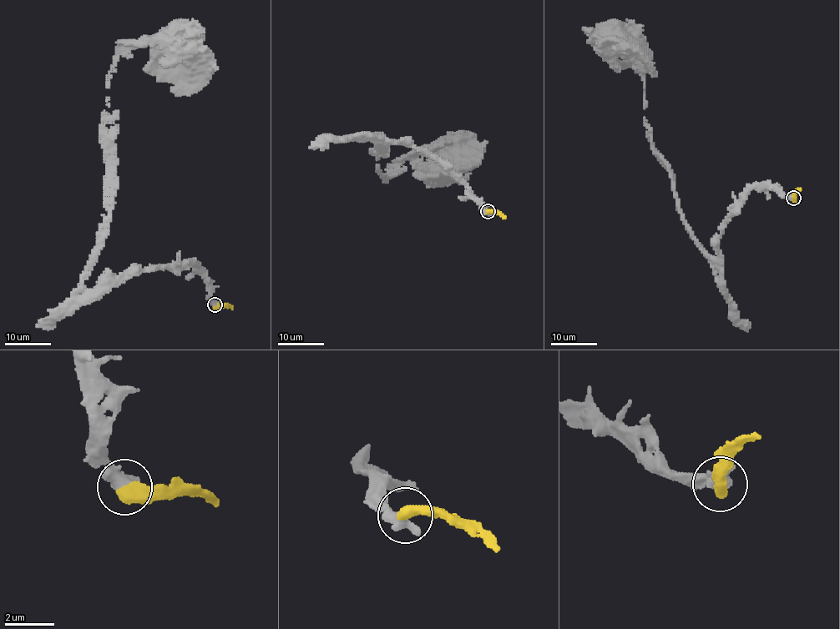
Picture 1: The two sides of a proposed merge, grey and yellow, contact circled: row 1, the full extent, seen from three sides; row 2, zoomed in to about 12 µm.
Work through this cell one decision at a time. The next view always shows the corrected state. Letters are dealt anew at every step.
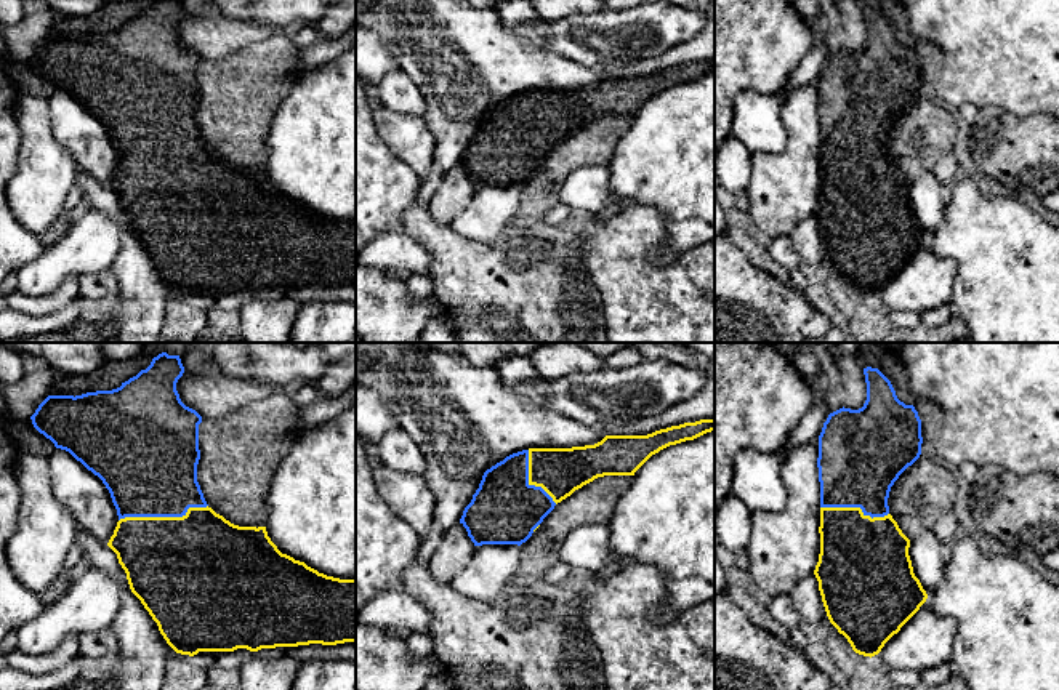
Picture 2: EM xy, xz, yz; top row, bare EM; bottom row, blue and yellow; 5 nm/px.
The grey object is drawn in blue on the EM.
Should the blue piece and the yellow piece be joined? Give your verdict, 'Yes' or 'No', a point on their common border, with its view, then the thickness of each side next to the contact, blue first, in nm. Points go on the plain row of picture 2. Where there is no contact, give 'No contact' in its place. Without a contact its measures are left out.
Yes. Touches blue at xy (162, 157). Thickness 480 nm (blue) against 480 nm

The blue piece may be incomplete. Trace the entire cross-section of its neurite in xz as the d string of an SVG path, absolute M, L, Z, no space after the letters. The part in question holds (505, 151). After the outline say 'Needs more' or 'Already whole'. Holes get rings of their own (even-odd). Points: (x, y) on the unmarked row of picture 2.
M713 61L572 90L529 90L487 110L460 165L474 187L525 184L558 144L604 117L634 117L660 91L715 72Z. Needs more

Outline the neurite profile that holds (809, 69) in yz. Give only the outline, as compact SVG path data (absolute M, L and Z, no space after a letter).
M806 19L806 21L814 32L814 48L799 62L799 66L788 75L785 82L788 91L796 91L811 83L812 80L819 78L823 64L830 56L827 38L819 34L817 19Z

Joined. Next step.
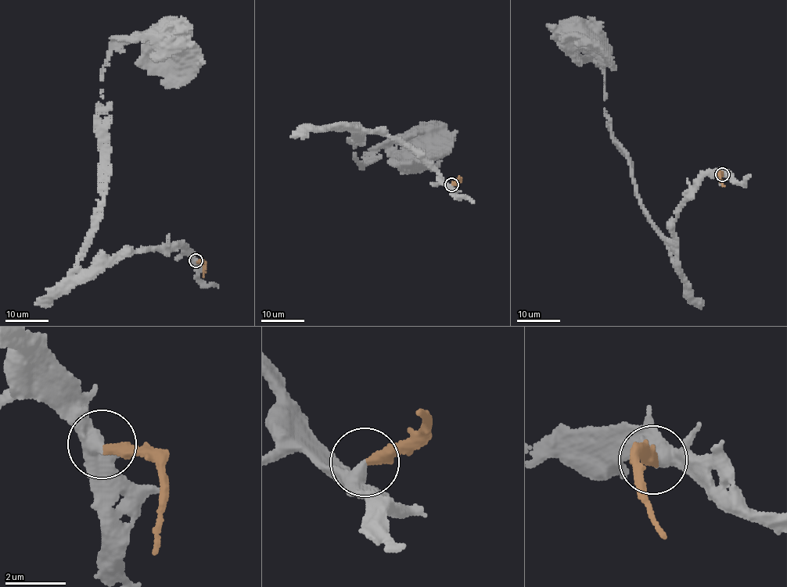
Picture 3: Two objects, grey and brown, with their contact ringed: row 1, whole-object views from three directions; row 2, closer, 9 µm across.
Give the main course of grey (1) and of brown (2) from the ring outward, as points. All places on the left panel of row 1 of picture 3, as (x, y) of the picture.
1: (196, 261), (182, 246), (114, 255), (88, 269), (77, 265), (102, 200), (101, 69), (120, 37), (174, 38)
2: (196, 261), (203, 263), (203, 276)

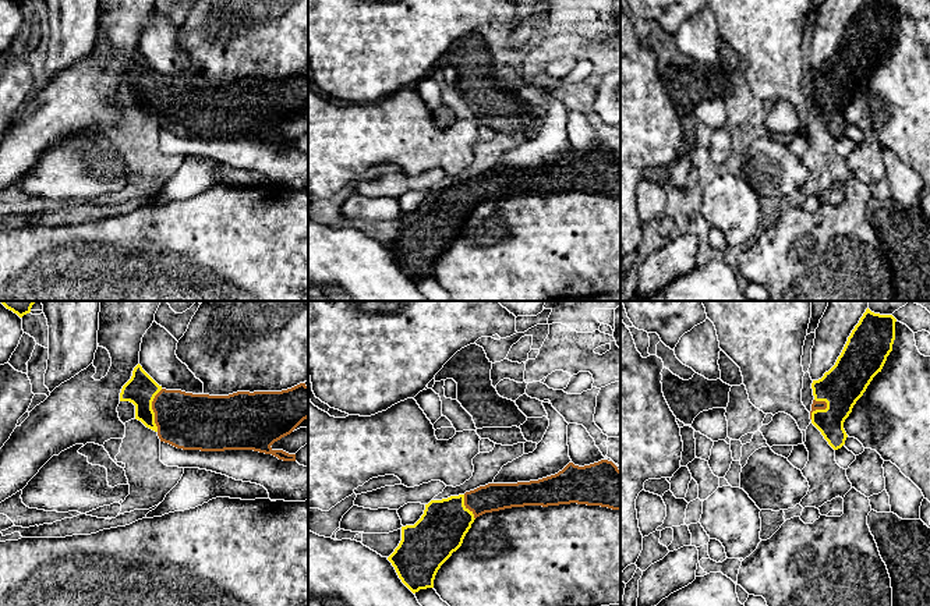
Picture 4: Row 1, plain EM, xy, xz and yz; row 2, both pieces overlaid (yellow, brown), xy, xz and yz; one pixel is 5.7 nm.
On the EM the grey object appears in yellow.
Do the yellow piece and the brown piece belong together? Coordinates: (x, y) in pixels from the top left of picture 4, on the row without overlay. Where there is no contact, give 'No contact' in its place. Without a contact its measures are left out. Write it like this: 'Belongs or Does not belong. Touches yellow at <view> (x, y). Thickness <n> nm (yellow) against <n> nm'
Belongs. Touches yellow at xy (152, 98). Thickness 180 nm (yellow) against 320 nm

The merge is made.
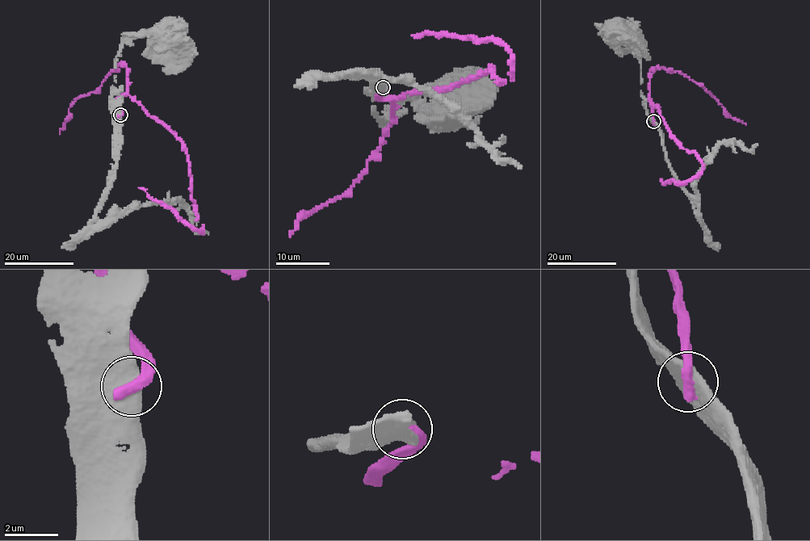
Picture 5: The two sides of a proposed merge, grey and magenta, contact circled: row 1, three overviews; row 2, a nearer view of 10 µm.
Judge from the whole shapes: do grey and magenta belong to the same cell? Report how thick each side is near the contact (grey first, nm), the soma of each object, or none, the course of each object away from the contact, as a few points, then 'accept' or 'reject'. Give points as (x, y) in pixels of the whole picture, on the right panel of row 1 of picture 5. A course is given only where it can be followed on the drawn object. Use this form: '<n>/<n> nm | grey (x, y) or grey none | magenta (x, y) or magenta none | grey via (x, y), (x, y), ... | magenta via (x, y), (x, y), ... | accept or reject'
750/480 nm | grey (616, 33) | magenta none | grey via (653, 121), (642, 101), (641, 63), (630, 50), (620, 49), (623, 30), (626, 30), (619, 31) | magenta via (653, 121), (650, 98), (669, 135), (703, 164), (701, 172), (683, 184), (660, 181) | reject

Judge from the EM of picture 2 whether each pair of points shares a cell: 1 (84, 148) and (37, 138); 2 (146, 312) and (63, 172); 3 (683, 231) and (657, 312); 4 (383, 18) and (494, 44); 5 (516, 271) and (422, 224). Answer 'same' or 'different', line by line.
1: different
2: different
3: different
4: same
5: same

